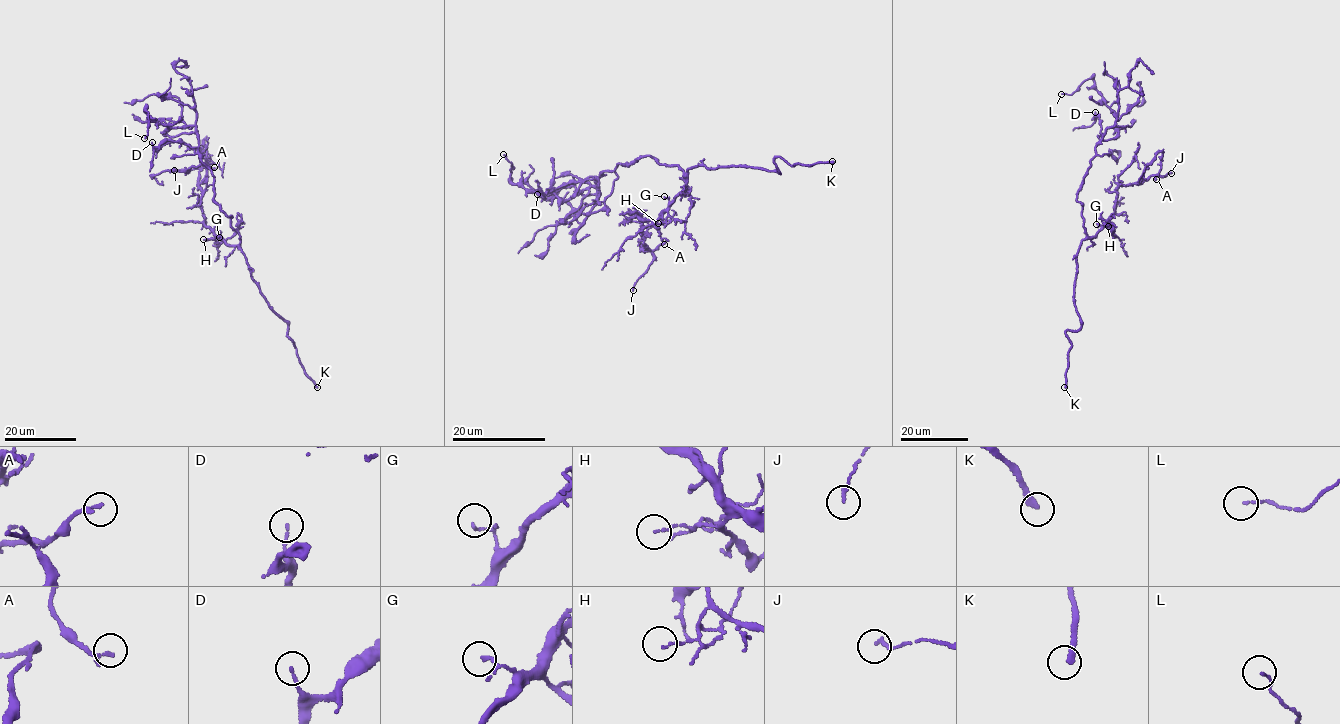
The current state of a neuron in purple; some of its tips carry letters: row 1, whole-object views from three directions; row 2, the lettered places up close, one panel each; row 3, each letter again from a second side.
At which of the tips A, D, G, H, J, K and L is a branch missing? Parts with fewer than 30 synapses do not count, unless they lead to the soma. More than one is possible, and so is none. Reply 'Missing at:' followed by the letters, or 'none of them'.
Missing at: K

